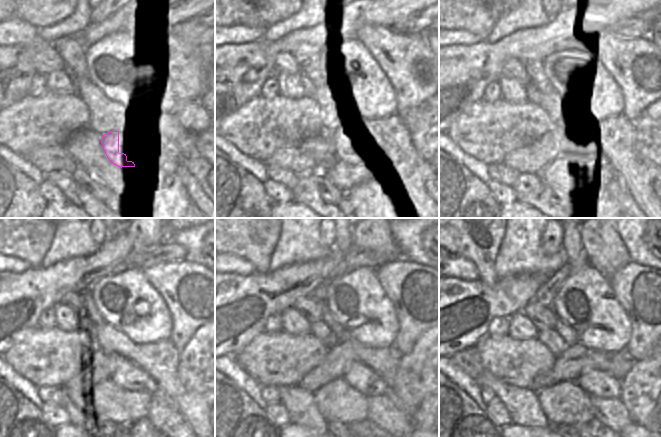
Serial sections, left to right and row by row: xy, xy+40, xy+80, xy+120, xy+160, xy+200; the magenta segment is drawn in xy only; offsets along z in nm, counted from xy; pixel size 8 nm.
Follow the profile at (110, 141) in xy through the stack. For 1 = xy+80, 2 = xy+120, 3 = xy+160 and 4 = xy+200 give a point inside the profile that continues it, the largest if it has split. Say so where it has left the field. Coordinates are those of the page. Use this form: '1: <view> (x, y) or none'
1: xy+80 (577, 151)
2: xy+120 (129, 375)
3: xy+160 (359, 376)
4: xy+200 (595, 383)

